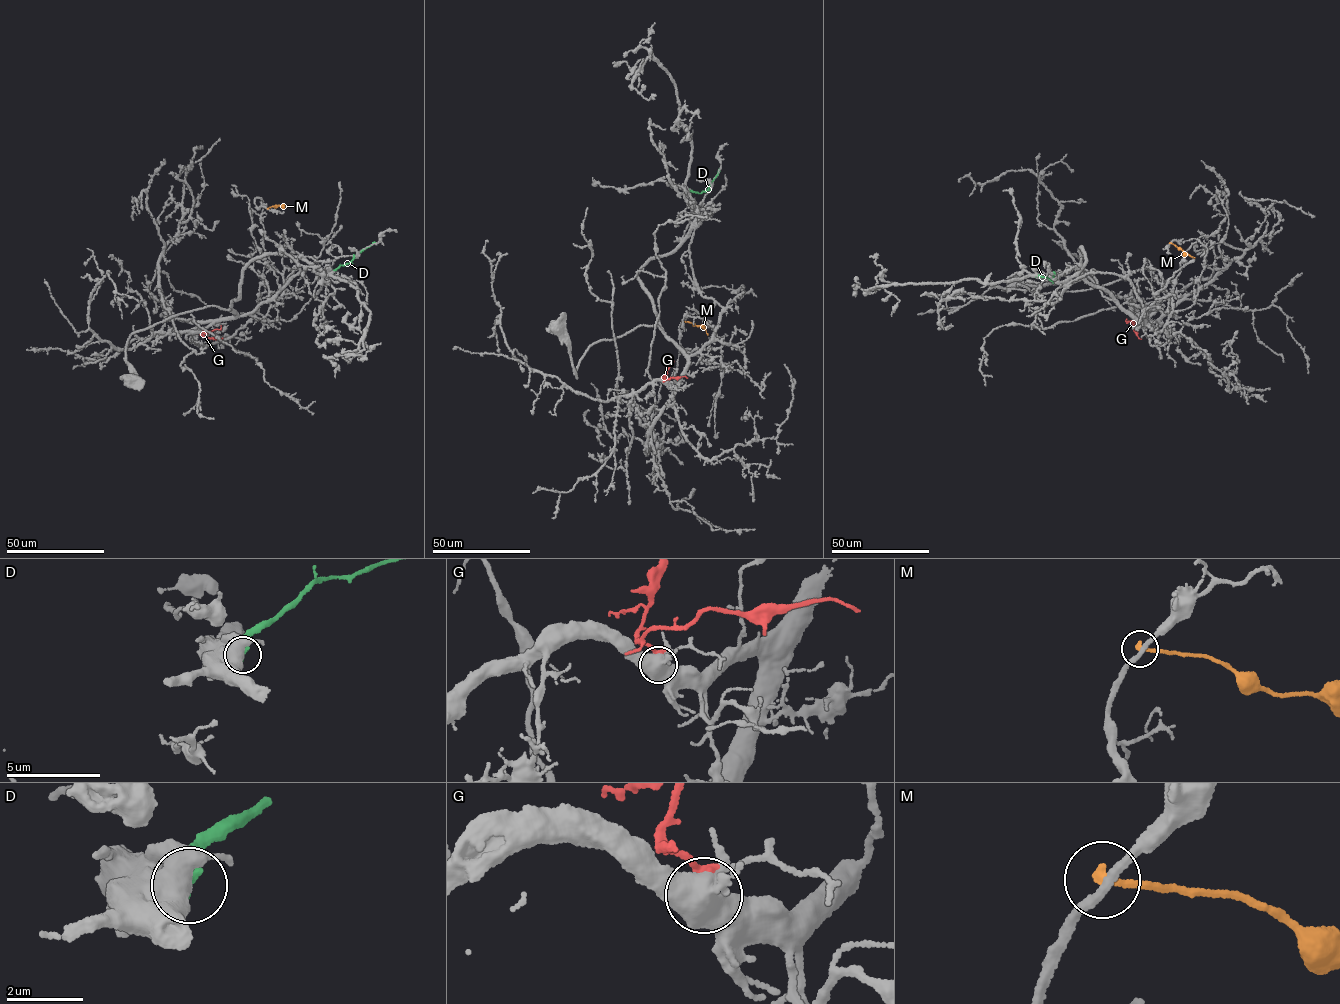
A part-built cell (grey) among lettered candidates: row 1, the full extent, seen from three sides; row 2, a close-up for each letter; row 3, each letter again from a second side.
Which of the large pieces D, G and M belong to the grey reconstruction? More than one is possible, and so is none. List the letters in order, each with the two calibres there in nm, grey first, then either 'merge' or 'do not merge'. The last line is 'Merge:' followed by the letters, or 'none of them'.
D: 600 nm thick on the grey side, 280 nm on the other; do not merge
G: 480 nm thick on the grey side, 150 nm on the other; do not merge
M: 200 nm thick on the grey side, 200 nm on the other; do not merge
Merge: none of them

